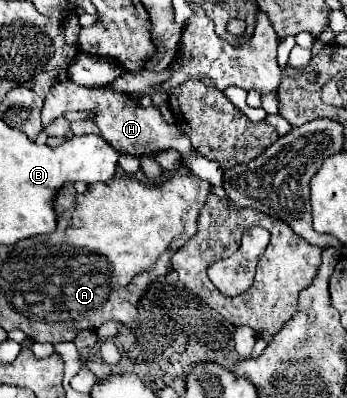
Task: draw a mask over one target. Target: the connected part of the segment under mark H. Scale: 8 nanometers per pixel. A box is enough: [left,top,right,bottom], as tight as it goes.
[42,79,222,187]

